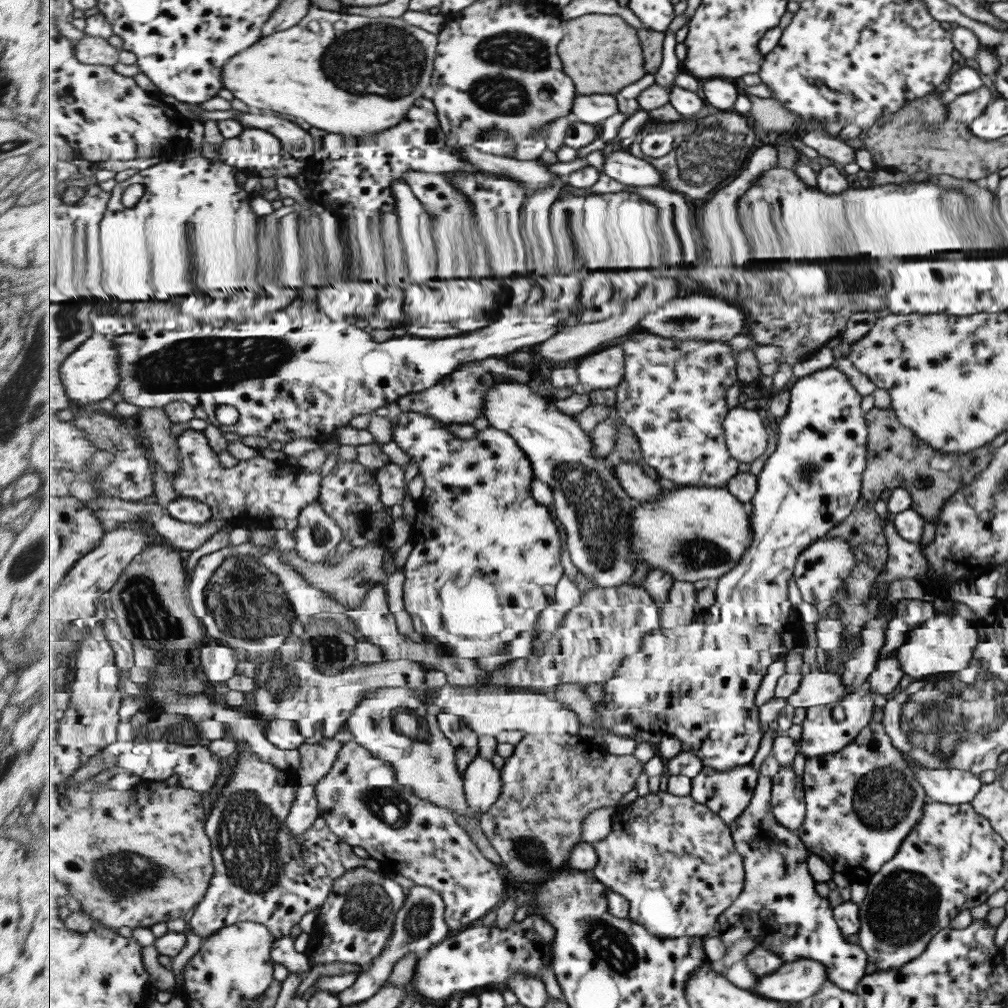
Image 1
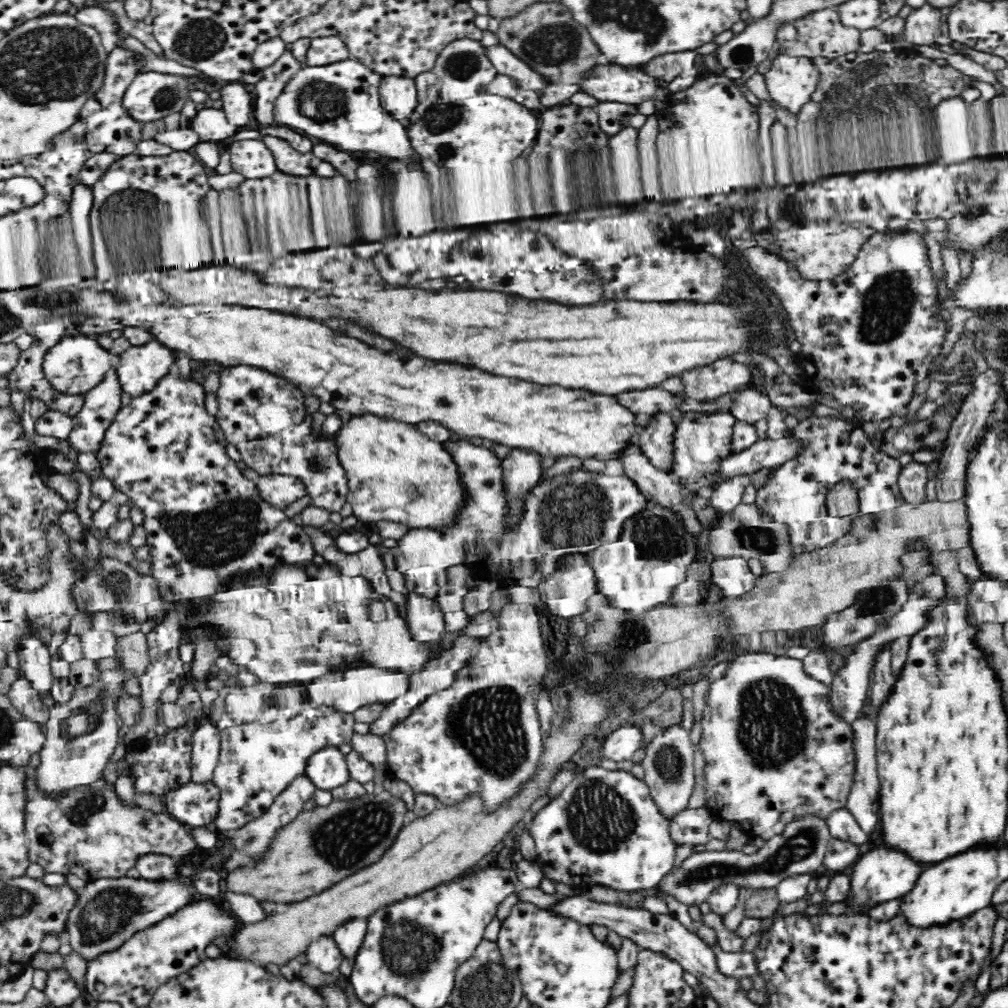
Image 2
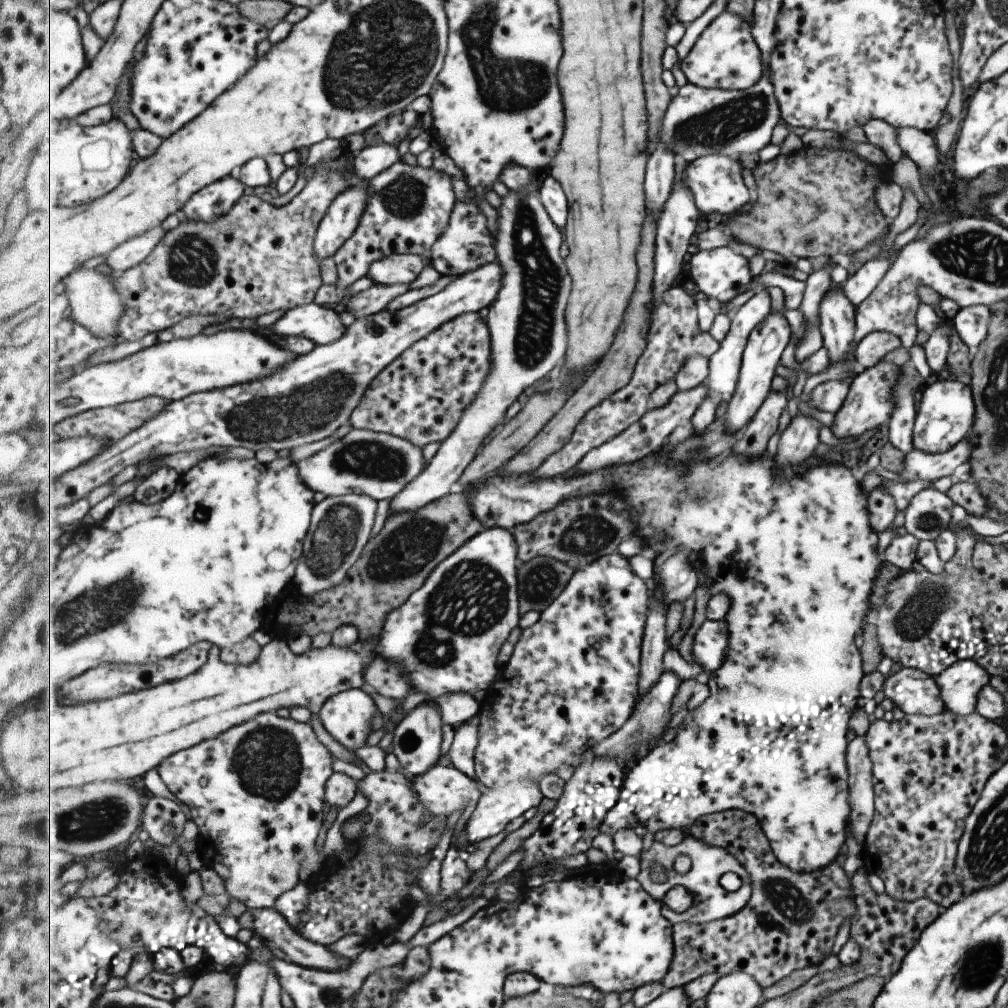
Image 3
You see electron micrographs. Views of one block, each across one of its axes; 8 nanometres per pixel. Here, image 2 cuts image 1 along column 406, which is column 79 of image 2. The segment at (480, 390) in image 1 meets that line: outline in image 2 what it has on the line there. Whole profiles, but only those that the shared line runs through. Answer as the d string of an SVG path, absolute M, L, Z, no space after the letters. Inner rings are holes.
M43 320L43 323L38 322L36 325L32 326L27 332L34 338L30 348L21 351L20 358L15 368L10 370L10 373L6 376L9 382L9 388L11 390L20 390L25 394L28 400L42 400L50 409L59 410L60 412L69 414L73 417L82 410L84 404L83 395L80 396L70 396L69 394L61 393L56 390L49 381L45 378L42 364L44 362L43 356L49 348L52 348L60 339L64 333L64 326L56 326L56 324L50 324L50 320Z

